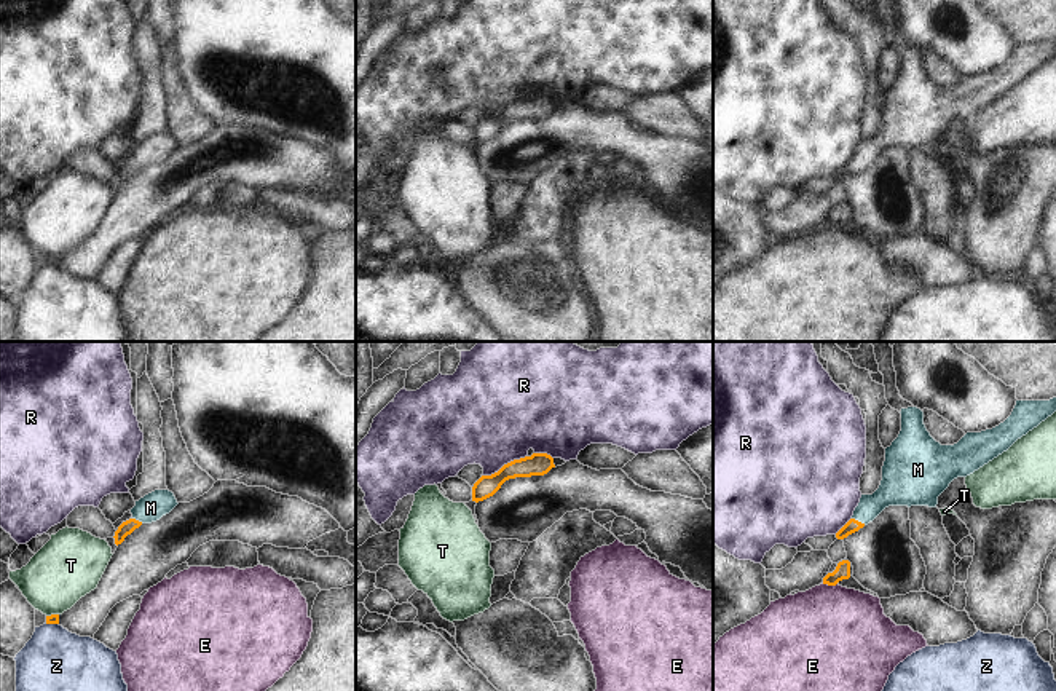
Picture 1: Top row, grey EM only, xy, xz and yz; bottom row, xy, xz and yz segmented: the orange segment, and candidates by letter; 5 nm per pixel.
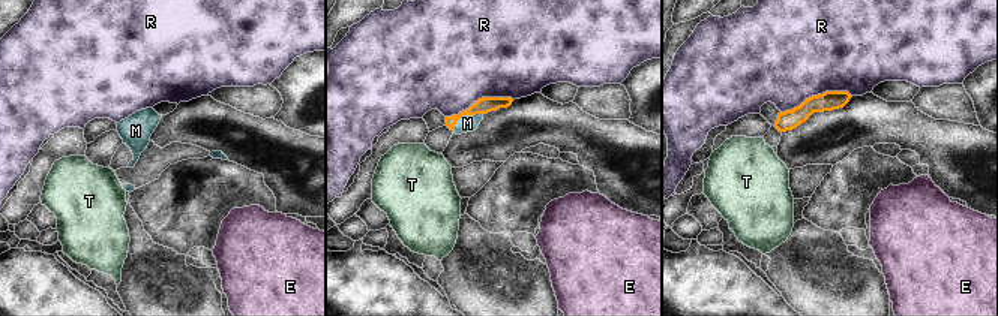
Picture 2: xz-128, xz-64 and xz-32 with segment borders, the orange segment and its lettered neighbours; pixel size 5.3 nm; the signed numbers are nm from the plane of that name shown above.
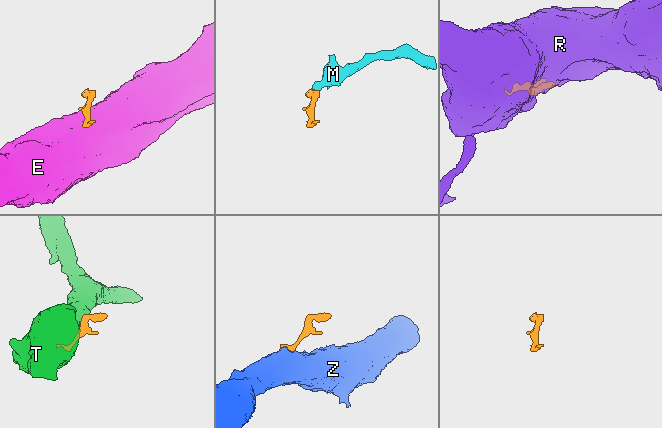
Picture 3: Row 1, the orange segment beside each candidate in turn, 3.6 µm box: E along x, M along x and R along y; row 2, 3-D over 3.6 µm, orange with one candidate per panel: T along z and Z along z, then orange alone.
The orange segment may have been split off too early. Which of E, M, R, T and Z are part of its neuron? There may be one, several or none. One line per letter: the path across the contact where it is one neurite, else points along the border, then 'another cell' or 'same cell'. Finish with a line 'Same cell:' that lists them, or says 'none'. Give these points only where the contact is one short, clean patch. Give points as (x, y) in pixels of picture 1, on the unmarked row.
E: border yz (822, 225), (836, 227); another cell
M: way yz (852, 168), (857, 163), (895, 131); same cell
R: border xz (527, 98), (482, 118); another cell
T: another cell
Z: border xy (45, 265), (58, 267); another cell
Same cell: M

